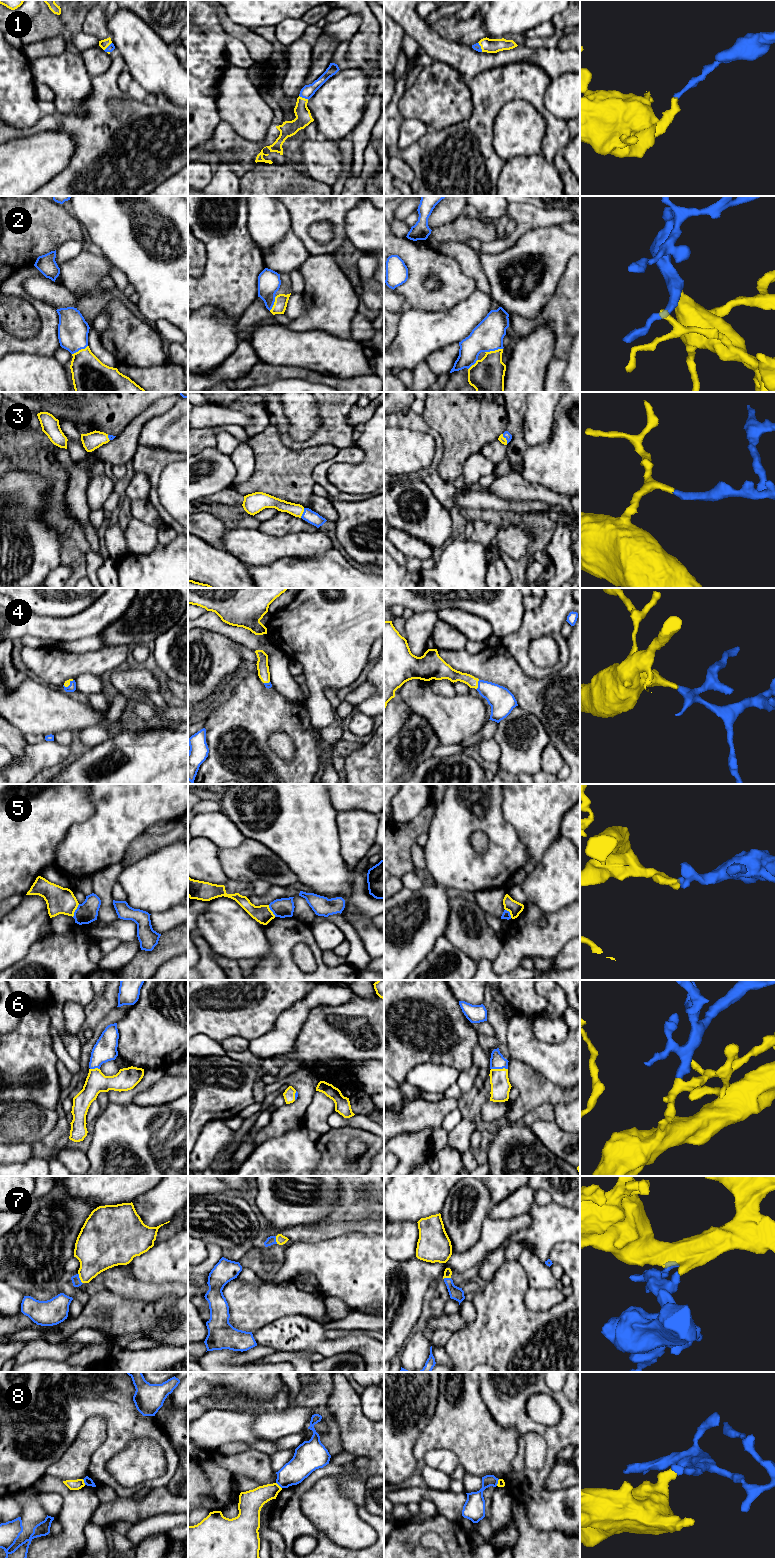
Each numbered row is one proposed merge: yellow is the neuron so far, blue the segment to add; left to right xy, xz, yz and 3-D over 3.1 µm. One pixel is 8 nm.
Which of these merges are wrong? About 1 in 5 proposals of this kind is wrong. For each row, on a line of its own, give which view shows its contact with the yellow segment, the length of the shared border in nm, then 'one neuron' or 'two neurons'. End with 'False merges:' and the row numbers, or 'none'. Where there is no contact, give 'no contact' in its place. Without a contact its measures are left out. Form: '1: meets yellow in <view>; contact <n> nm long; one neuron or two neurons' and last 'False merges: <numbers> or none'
1: meets yellow in xz; contact 90 nm long; one neuron
2: meets yellow in yz; contact 150 nm long; one neuron
3: meets yellow in xz; contact 90 nm long; one neuron
4: meets yellow in yz; contact 90 nm long; one neuron
5: meets yellow in xy; contact 120 nm long; two neurons
6: meets yellow in yz; contact 140 nm long; one neuron
7: meets yellow in xy; contact 90 nm long; one neuron
8: meets yellow in xy; contact 50 nm long; two neurons
False merges: 5, 8

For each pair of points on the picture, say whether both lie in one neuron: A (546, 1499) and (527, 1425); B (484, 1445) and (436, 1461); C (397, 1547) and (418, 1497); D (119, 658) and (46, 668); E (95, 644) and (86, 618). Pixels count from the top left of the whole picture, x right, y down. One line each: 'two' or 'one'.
A: one
B: two
C: two
D: one
E: two

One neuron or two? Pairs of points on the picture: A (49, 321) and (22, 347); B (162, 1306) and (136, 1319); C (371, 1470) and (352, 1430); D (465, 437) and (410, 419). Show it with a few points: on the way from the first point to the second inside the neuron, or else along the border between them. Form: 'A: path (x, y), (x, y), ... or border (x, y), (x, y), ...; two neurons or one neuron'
A: path (48, 330), (31, 346); one neuron
B: path (156, 1312), (151, 1317), (142, 1317); one neuron
C: path (373, 1460), (373, 1451), (362, 1440); one neuron
D: border (420, 415), (438, 433), (442, 442); two neurons

